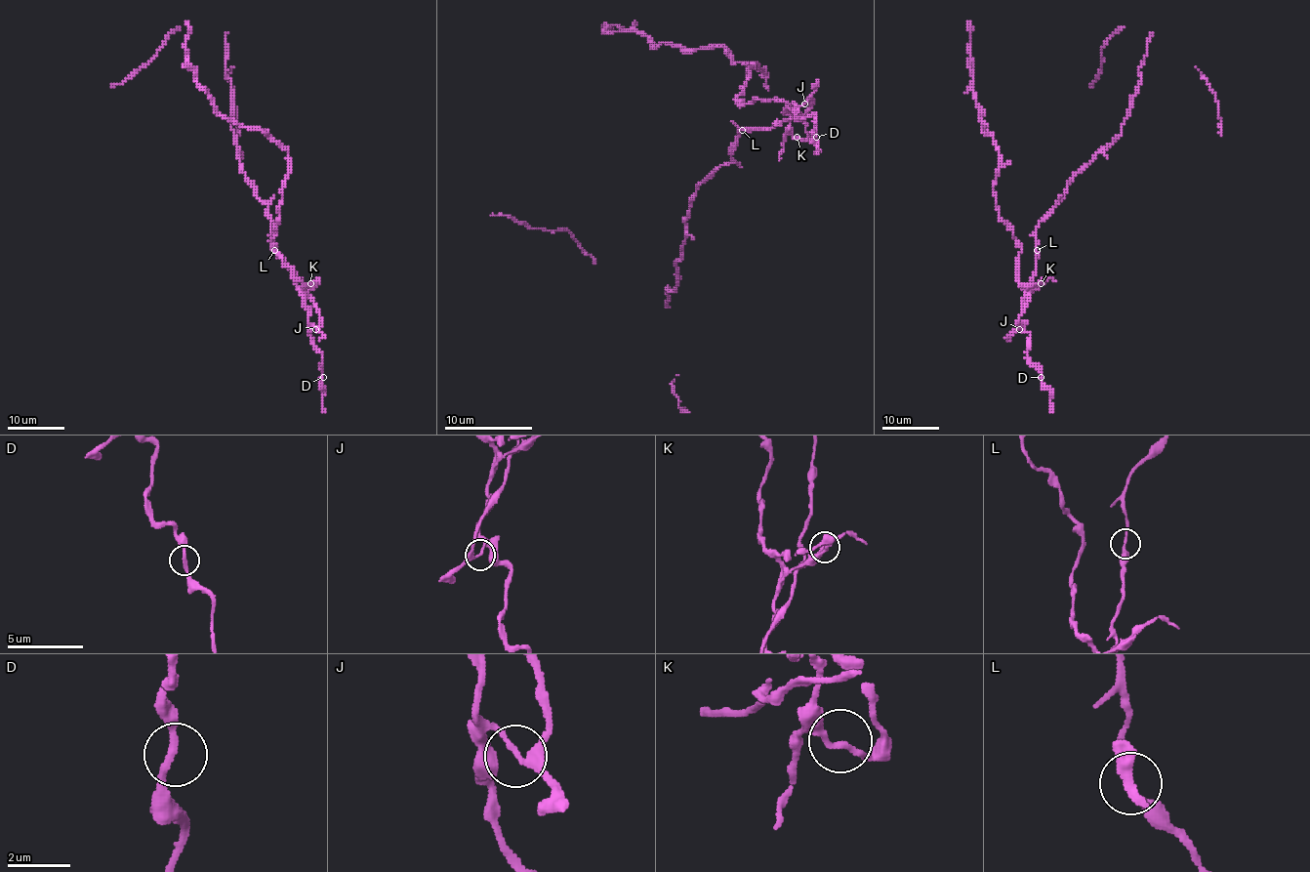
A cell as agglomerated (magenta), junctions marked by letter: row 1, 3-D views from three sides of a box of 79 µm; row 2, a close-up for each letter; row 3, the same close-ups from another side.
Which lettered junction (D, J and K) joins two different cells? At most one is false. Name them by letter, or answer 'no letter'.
J

